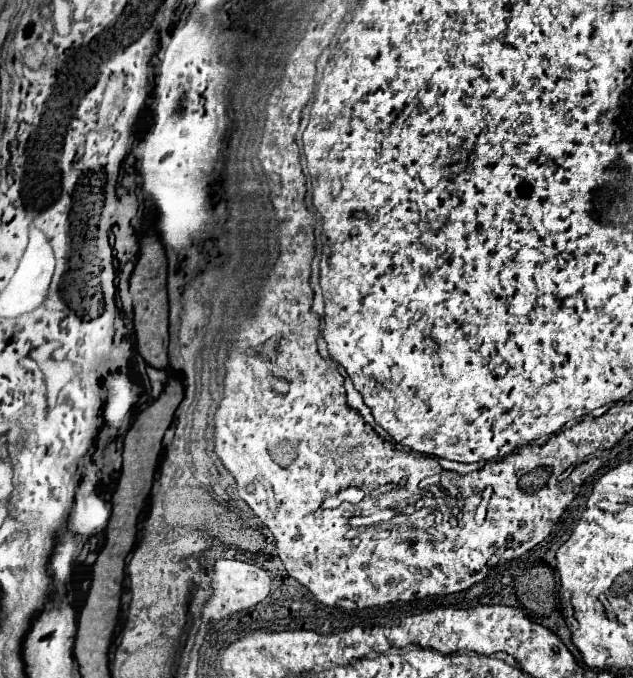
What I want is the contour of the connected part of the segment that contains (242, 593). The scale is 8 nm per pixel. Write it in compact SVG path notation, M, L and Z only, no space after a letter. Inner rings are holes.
M218 559L214 563L214 577L210 589L212 589L210 597L202 603L202 619L206 623L218 621L234 611L242 611L260 603L270 593L270 577L266 571L262 571L252 563L244 563L236 559Z

